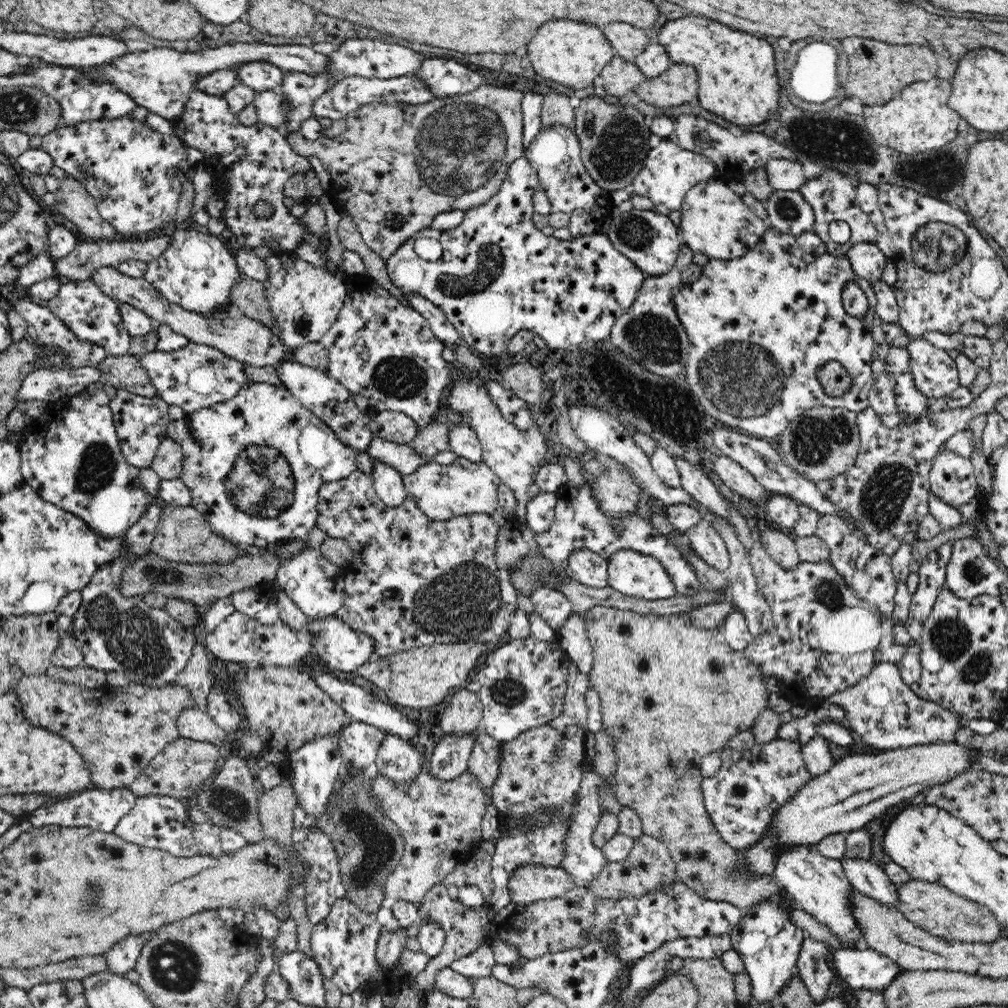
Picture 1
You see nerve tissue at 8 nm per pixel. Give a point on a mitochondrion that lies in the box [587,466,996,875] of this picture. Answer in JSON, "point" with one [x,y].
{"point":[949,636]}

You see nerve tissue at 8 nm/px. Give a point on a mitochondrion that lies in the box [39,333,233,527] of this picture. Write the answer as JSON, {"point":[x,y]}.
{"point":[96,468]}

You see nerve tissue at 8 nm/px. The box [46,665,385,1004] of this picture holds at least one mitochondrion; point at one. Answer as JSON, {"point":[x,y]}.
{"point":[176,965]}

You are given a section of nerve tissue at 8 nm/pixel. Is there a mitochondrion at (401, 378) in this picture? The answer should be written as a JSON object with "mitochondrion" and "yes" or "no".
{"mitochondrion":"yes"}

